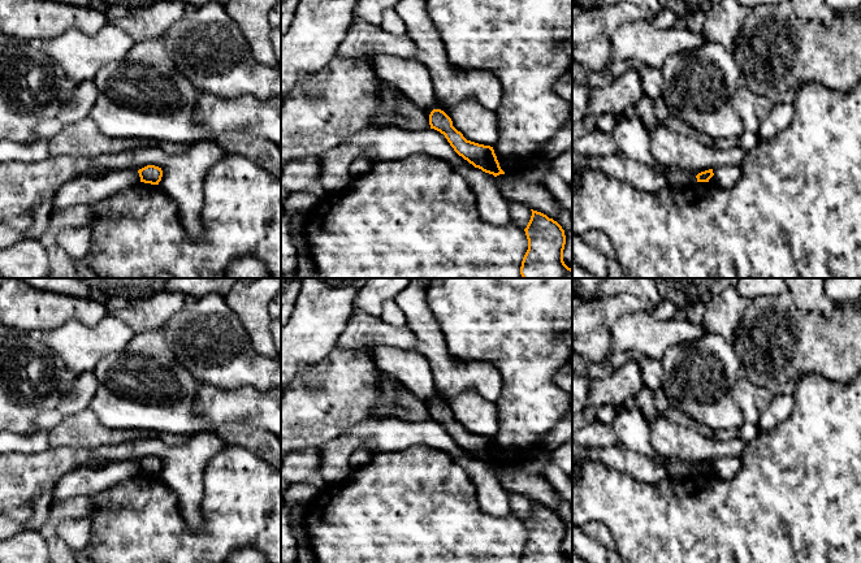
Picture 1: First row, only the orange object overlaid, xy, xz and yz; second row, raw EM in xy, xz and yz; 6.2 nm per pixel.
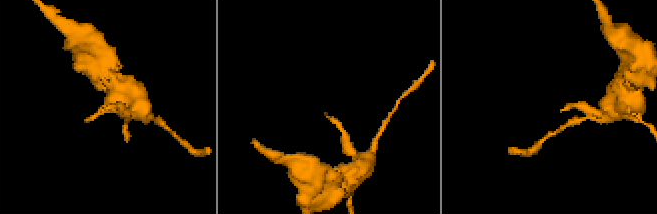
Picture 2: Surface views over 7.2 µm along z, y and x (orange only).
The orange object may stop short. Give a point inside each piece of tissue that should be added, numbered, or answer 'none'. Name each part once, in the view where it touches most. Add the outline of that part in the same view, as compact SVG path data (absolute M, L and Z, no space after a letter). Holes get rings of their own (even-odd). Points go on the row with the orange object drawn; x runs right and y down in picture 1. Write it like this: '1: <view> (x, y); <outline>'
none

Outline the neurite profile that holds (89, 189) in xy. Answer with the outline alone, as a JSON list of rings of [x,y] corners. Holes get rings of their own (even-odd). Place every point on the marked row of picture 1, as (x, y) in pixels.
[[[137,170],[78,176],[59,187],[52,198],[52,211],[68,209],[81,204],[94,205],[139,182],[140,177]]]

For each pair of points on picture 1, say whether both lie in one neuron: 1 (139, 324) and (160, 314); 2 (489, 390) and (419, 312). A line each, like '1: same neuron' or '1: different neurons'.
1: same neuron
2: same neuron

